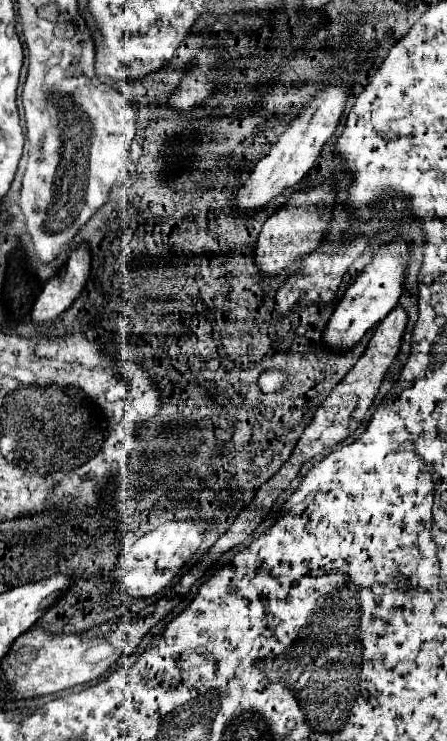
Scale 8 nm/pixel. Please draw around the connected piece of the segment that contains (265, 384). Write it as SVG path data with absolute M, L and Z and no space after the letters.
M272 369L272 371L266 371L260 375L258 387L262 389L262 393L276 393L282 389L284 381L286 381L286 373L280 369Z

